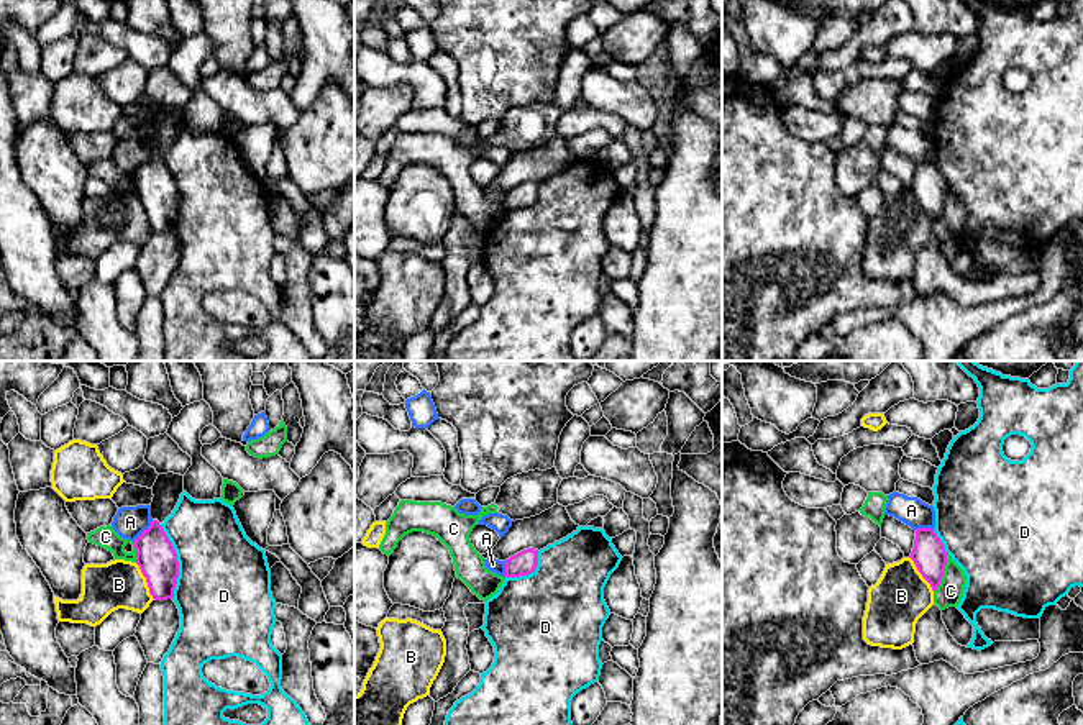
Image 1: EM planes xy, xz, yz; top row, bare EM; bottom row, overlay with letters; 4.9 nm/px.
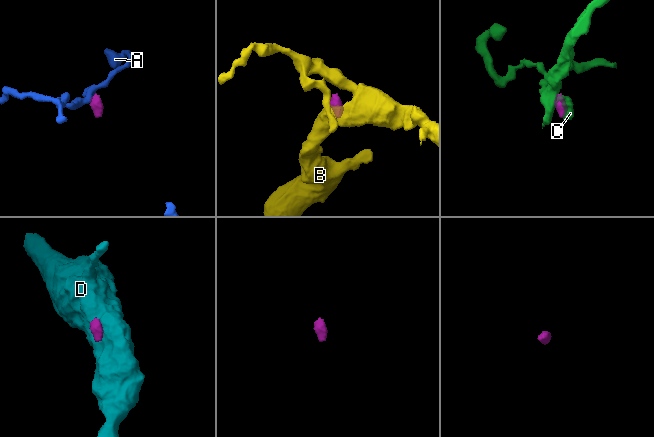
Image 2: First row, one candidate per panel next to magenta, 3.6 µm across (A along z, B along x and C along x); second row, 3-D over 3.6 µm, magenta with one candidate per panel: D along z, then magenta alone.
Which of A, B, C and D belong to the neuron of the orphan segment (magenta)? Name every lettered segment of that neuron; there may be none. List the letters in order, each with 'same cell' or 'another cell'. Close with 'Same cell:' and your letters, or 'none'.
A: another cell
B: another cell
C: another cell
D: another cell
Same cell: none

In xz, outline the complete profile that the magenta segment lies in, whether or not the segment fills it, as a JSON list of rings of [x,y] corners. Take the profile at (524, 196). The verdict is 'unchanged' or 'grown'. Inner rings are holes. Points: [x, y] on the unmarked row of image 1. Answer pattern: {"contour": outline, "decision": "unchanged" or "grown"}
{"contour": [[[528,180],[509,190],[505,210],[520,210],[535,205],[538,198],[538,182]]], "decision": "unchanged"}

